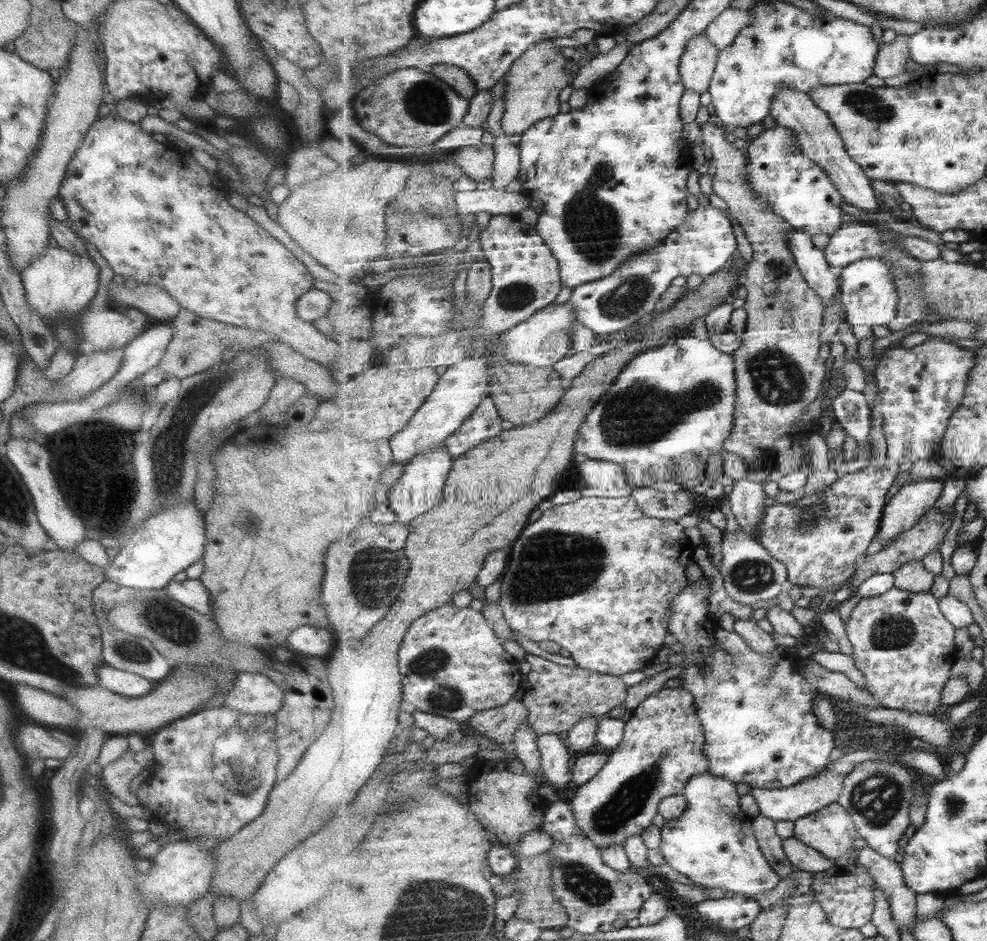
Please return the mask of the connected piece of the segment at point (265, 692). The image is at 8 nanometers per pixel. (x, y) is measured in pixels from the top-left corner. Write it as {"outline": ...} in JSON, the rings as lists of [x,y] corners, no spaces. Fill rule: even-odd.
{"outline":[[[244,666],[235,673],[235,680],[225,695],[221,708],[237,710],[241,714],[275,715],[283,703],[279,685],[261,673],[246,672]]]}

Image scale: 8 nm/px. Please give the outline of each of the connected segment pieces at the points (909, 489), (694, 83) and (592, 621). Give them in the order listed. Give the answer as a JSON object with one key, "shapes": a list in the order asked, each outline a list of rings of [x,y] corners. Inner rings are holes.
{"shapes":[[[[923,480],[905,485],[886,504],[874,548],[890,546],[902,534],[913,530],[934,508],[945,489],[945,481]]],[[[706,31],[691,37],[680,64],[682,81],[687,89],[700,94],[708,92],[720,51],[720,48],[711,42]]],[[[632,495],[616,499],[605,497],[581,497],[571,504],[557,506],[553,504],[542,513],[539,519],[522,532],[511,548],[511,559],[501,578],[501,597],[499,604],[504,610],[505,618],[513,632],[521,633],[534,640],[543,642],[552,640],[571,653],[573,660],[579,667],[601,674],[623,676],[624,674],[643,670],[655,663],[656,655],[665,645],[665,638],[670,634],[670,618],[672,617],[672,604],[688,586],[687,566],[693,561],[695,546],[685,534],[685,528],[673,520],[659,520],[647,516],[640,508],[637,499]]]]}

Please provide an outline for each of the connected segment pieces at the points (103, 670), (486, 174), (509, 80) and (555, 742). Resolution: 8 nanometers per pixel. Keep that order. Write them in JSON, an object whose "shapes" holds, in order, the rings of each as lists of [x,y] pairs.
{"shapes":[[[[105,664],[96,668],[96,677],[99,687],[123,697],[144,696],[152,692],[157,684],[157,682],[143,679],[136,674]]],[[[479,142],[477,145],[459,147],[451,152],[451,156],[476,183],[493,178],[495,150],[492,145]]],[[[544,38],[533,43],[512,65],[504,76],[504,111],[502,127],[507,135],[523,135],[533,124],[540,120],[561,114],[559,94],[567,86],[572,86],[582,67],[576,59],[563,56],[563,47],[557,46],[553,39]]],[[[541,733],[538,736],[541,752],[541,767],[548,784],[564,788],[571,780],[571,754],[565,741],[565,735]]]]}

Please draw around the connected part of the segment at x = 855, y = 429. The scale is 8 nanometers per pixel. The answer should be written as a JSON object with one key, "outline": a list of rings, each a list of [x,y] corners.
{"outline":[[[844,390],[833,400],[835,419],[859,446],[870,445],[872,407],[865,401],[864,391]]]}

